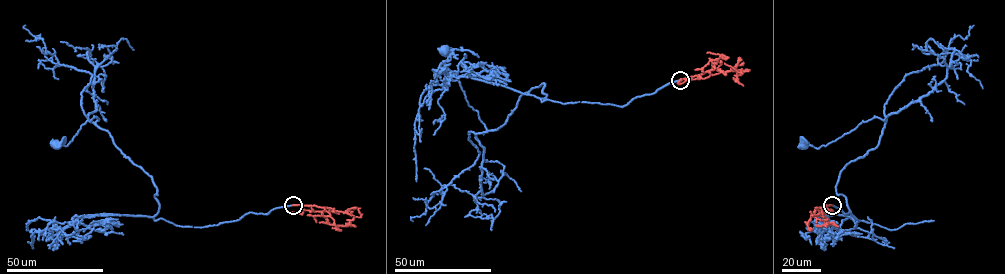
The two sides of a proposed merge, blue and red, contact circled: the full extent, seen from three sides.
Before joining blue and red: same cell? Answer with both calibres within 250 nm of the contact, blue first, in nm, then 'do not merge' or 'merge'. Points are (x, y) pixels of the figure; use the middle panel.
240/300 nm | merge

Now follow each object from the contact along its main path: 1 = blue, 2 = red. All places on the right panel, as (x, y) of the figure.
1: (832, 205), (856, 225), (835, 186), (849, 163), (876, 147), (885, 121), (863, 121), (818, 148), (804, 145)
2: (832, 205), (822, 207), (827, 222), (815, 225)

